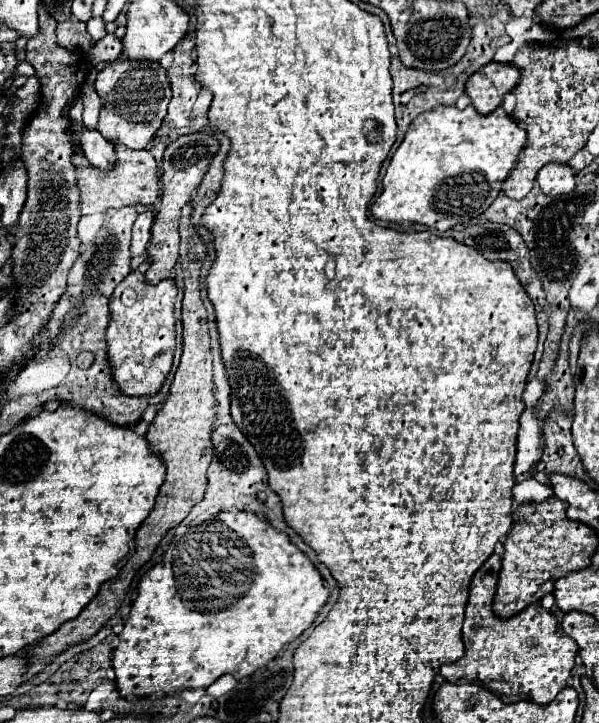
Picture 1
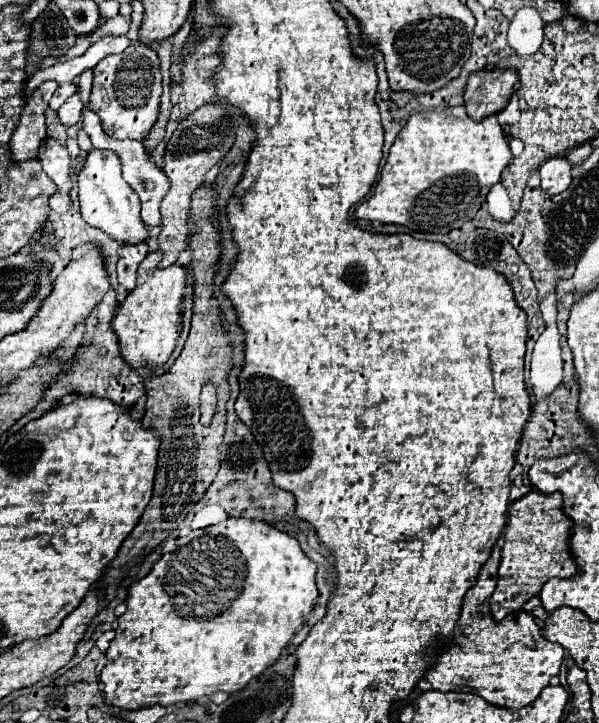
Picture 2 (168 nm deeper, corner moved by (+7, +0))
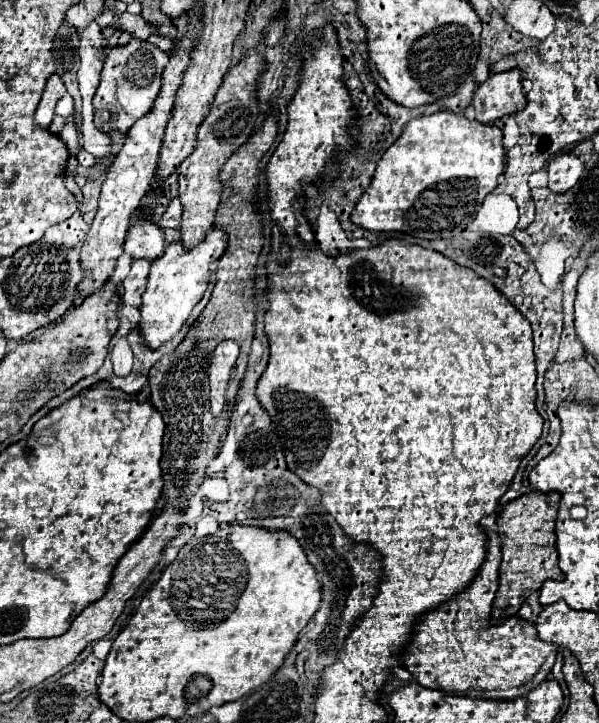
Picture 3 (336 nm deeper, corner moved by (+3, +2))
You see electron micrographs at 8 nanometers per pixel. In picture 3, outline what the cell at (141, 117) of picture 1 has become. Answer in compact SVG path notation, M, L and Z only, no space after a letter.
M132 38L128 46L124 48L112 48L106 56L98 90L92 98L94 104L94 124L96 128L110 132L128 132L136 120L146 116L154 100L160 94L162 88L162 72L168 64L168 52L160 52L160 48L148 44L146 40Z

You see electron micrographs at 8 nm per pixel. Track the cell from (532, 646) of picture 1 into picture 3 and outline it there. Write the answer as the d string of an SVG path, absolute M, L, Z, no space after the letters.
M494 528L486 530L488 562L484 562L484 570L480 570L476 582L472 582L460 598L448 602L446 610L438 610L438 614L428 612L424 620L420 620L412 646L404 650L402 666L424 688L436 688L448 694L466 694L482 700L510 700L532 692L546 680L554 666L558 646L540 640L536 626L517 615L507 618L499 626L490 624L492 596L498 590L502 544Z

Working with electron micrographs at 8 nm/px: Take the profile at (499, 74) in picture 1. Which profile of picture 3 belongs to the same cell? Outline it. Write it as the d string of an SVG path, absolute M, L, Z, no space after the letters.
M512 68L506 72L490 74L486 82L478 84L472 98L476 120L482 124L492 124L502 116L520 112L526 106L520 80L520 70Z

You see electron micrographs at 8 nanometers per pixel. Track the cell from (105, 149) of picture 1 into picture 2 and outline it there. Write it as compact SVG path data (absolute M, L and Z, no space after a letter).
M92 148L78 174L78 188L80 212L90 226L100 228L104 234L122 244L142 244L150 238L150 232L140 218L140 200L136 192L124 182L122 166L116 154L110 150Z

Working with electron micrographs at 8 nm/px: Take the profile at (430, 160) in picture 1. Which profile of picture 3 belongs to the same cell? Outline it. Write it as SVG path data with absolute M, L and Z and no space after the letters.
M450 110L418 116L404 126L400 138L384 152L372 184L352 210L352 222L376 232L408 230L404 234L426 240L458 236L474 220L482 200L498 186L498 176L504 172L504 156L506 152L502 144L502 130L494 124L480 124L476 120L468 120L464 114Z

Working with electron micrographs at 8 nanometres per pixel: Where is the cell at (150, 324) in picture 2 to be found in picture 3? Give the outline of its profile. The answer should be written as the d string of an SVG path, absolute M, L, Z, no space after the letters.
M212 228L210 234L198 246L184 250L180 242L172 242L166 248L166 252L152 262L148 286L146 286L146 292L142 294L142 306L140 306L142 320L138 324L140 336L148 348L156 350L180 332L192 308L202 298L210 282L210 276L216 270L214 262L224 252L224 248L226 248L226 234L222 230Z

